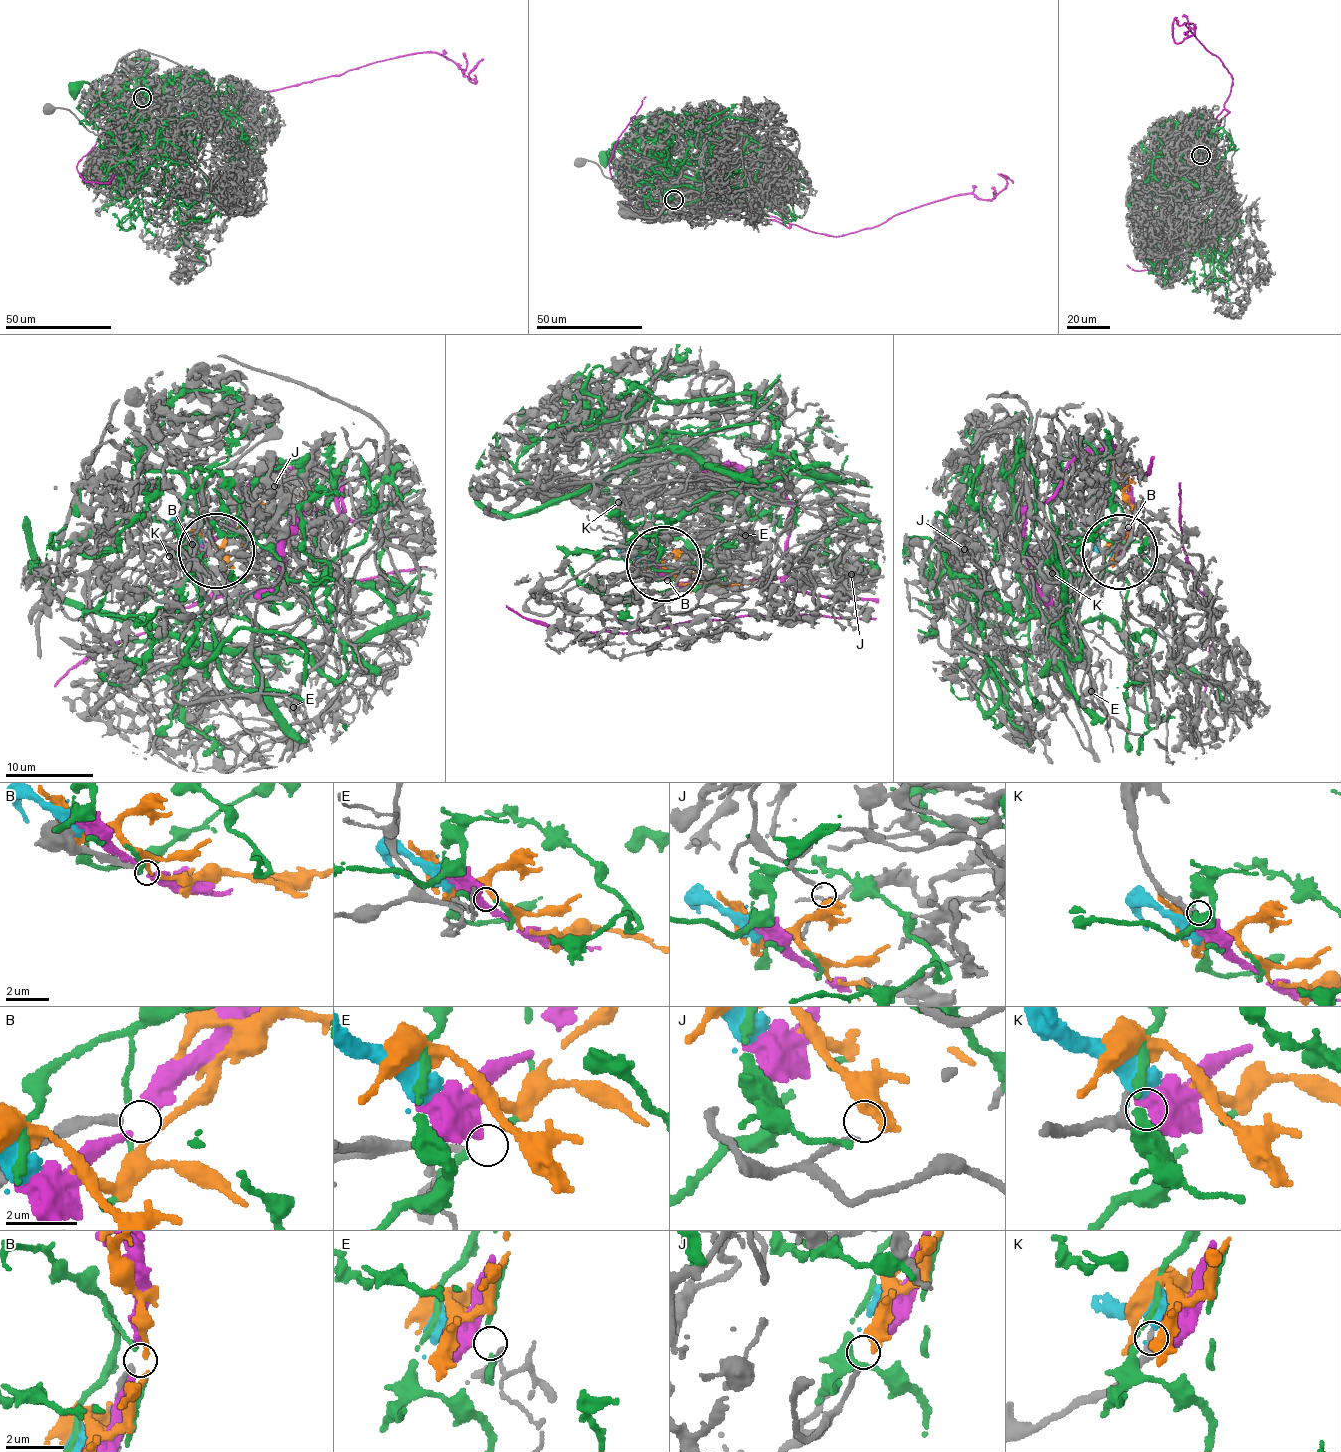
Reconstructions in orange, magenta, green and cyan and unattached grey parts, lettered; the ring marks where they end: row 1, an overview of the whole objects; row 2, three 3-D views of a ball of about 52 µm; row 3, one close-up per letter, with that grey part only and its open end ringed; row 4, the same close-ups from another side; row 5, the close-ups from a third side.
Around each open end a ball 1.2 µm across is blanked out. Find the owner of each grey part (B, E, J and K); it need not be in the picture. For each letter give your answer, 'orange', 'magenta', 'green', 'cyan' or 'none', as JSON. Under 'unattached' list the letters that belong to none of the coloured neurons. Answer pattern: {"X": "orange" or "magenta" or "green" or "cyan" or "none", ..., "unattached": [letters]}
{"B": "none", "E": "none", "J": "orange", "K": "magenta", "unattached": ["B", "E"]}

